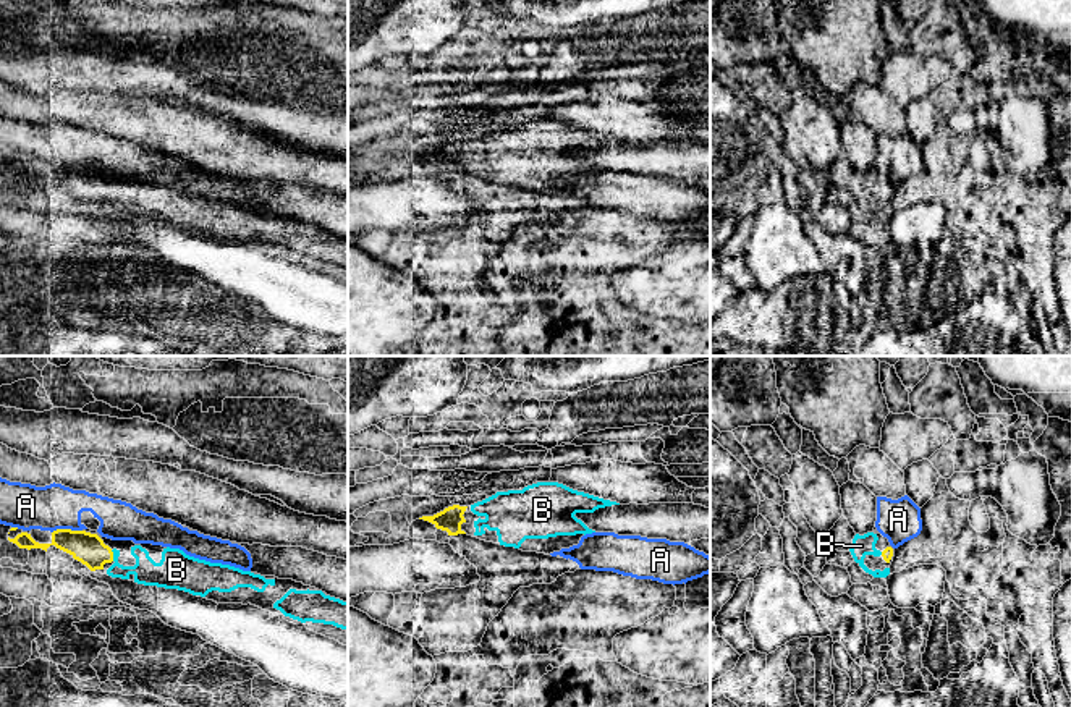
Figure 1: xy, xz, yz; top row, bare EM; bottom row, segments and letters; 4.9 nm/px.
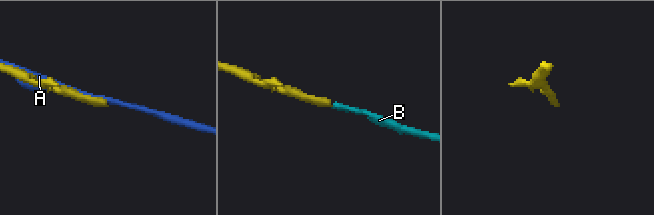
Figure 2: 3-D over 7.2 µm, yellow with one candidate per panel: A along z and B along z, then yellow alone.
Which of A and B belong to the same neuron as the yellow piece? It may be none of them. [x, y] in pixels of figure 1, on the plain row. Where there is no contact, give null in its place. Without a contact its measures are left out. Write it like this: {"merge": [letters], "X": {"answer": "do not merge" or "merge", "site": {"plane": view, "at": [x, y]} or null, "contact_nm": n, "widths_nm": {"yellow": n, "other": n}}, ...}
{"merge": ["B"], "A": {"answer": "do not merge", "site": {"plane": "xy", "at": [67, 167]}, "contact_nm": 150, "widths_nm": {"yellow": 160, "other": 220}}, "B": {"answer": "merge", "site": {"plane": "xy", "at": [112, 193]}, "contact_nm": 60, "widths_nm": {"yellow": 160, "other": 130}}}

